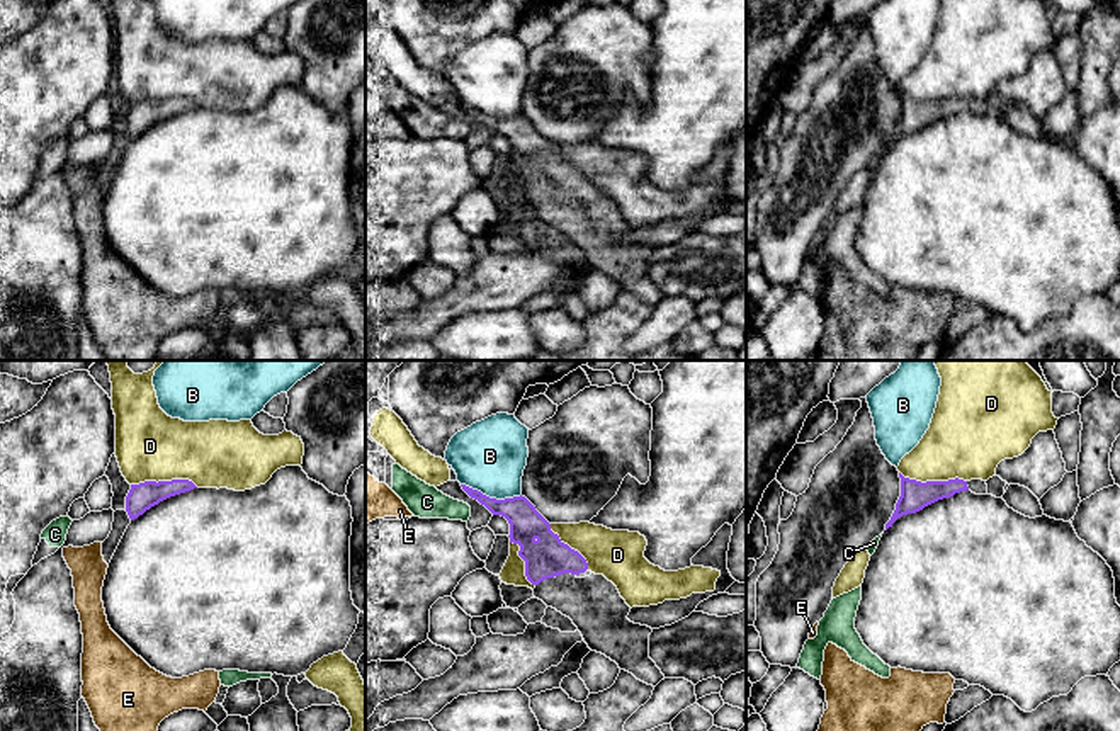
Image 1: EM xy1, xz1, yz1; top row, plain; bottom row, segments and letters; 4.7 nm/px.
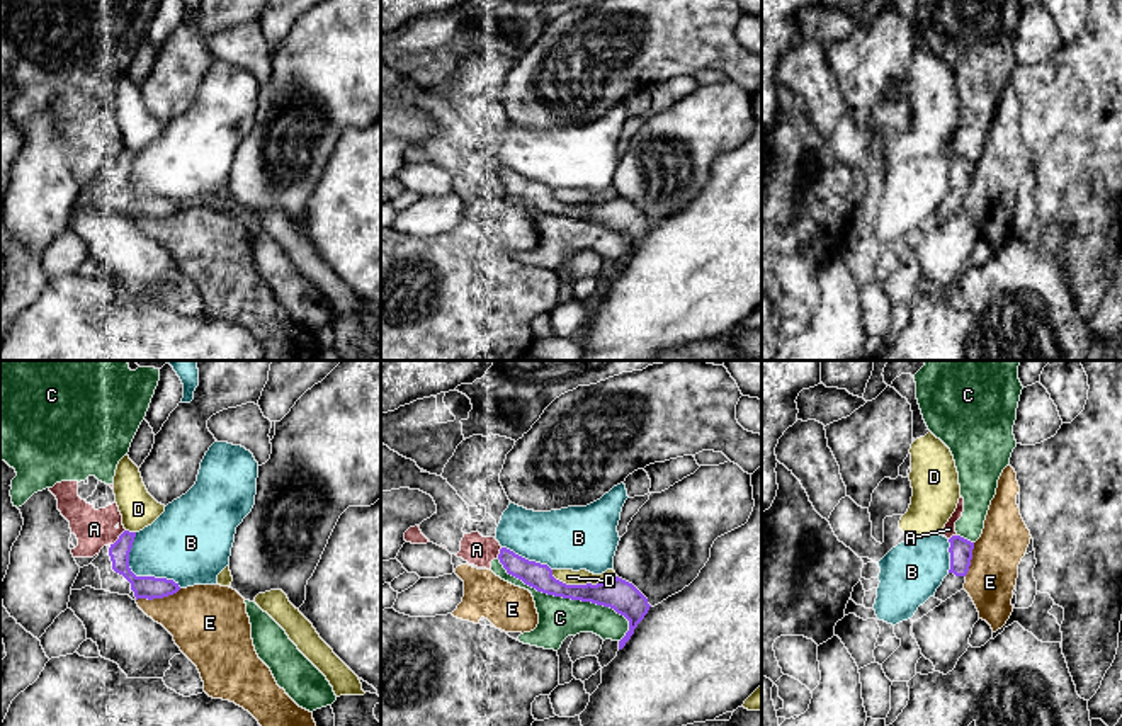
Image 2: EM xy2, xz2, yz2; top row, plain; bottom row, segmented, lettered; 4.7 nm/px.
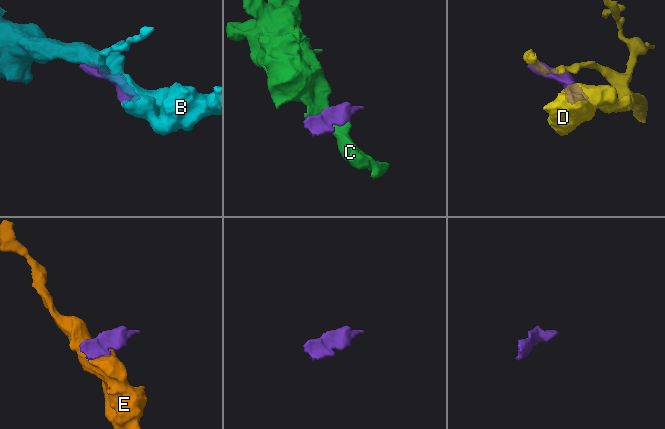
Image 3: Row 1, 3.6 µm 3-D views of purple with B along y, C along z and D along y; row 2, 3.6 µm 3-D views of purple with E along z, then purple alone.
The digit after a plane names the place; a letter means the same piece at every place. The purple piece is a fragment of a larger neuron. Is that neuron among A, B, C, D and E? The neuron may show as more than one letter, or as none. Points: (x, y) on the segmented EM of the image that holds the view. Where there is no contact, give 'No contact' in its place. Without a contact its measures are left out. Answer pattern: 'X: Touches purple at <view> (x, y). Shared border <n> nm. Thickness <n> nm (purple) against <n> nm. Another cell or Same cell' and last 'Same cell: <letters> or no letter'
A: Touches purple at xy2 (119, 538). Shared border 100 nm. Thickness 100 nm (purple) against 190 nm. Another cell
B: Touches purple at xy2 (138, 577). Shared border 340 nm. Thickness 110 nm (purple) against 320 nm. Another cell
C: Touches purple at xz2 (565, 597). Shared border 700 nm. Thickness 150 nm (purple) against 190 nm. Another cell
D: Touches purple at xz2 (582, 585). Shared border 320 nm. Thickness 150 nm (purple) against 70 nm. Another cell
E: Touches purple at xy2 (158, 597). Shared border 220 nm. Thickness 110 nm (purple) against 340 nm. Another cell
Same cell: no letter

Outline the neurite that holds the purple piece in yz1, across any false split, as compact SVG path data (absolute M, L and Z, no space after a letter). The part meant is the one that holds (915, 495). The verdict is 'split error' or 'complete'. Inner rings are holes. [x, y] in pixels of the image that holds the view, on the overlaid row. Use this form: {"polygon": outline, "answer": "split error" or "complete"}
{"polygon": "M899 473L899 478L901 478L901 496L896 503L896 510L891 520L885 524L885 530L892 527L892 524L899 517L908 513L916 513L938 500L953 496L955 493L967 491L967 490L970 490L976 495L987 493L987 484L982 479L964 481L955 478L948 481L921 483L916 479L904 478L901 473Z", "answer": "split error"}

